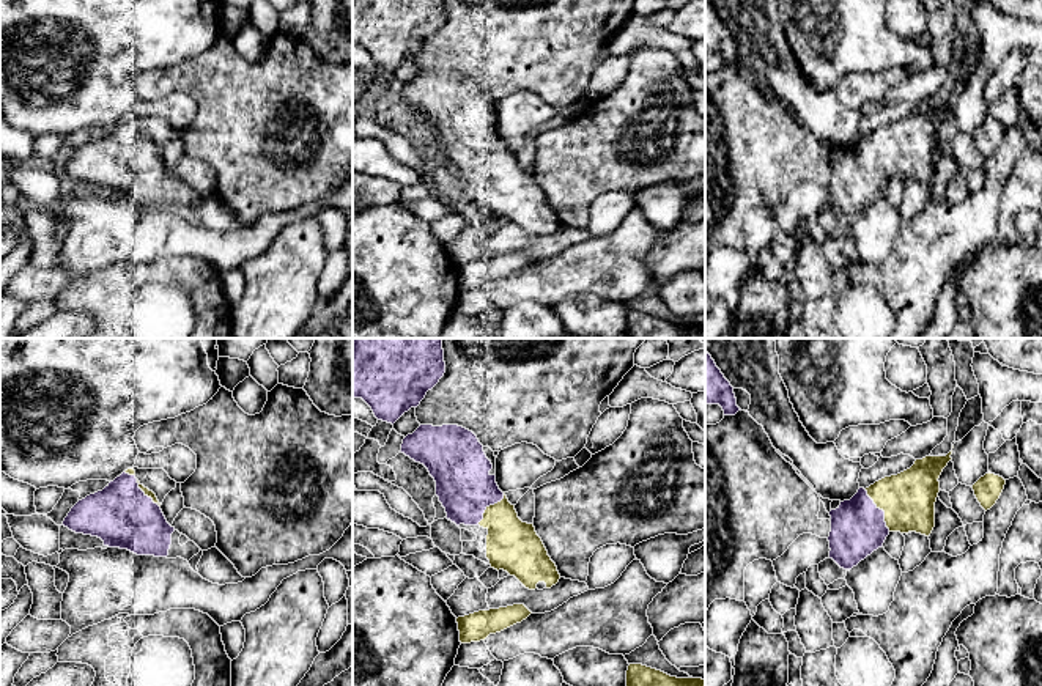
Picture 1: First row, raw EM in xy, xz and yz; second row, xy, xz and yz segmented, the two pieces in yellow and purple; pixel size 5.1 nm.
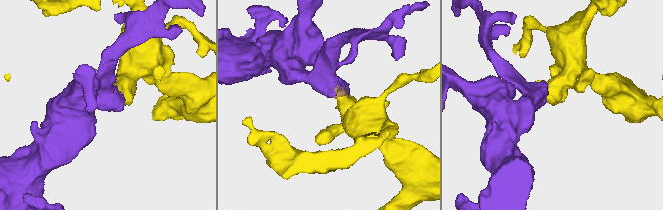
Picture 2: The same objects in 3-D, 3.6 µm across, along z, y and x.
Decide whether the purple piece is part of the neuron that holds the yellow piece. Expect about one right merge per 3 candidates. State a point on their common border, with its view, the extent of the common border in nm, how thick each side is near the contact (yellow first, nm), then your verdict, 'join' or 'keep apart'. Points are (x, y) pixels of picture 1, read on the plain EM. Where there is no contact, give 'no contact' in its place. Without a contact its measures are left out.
contact yz (882, 156); length 260 nm; calibres 280 and 280 nm; join

